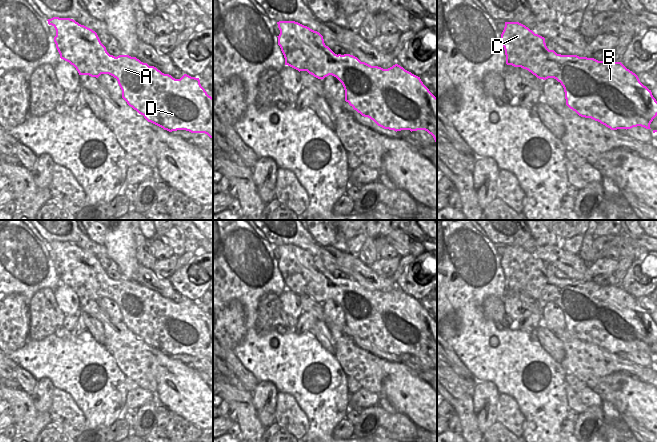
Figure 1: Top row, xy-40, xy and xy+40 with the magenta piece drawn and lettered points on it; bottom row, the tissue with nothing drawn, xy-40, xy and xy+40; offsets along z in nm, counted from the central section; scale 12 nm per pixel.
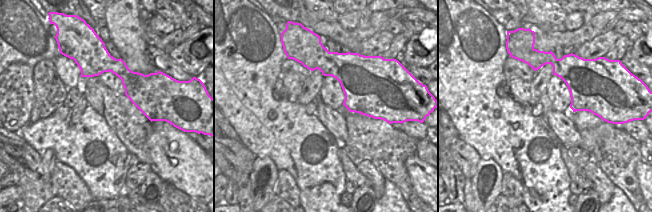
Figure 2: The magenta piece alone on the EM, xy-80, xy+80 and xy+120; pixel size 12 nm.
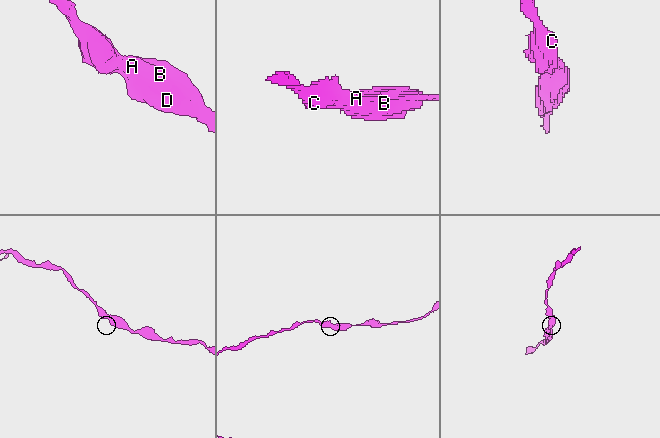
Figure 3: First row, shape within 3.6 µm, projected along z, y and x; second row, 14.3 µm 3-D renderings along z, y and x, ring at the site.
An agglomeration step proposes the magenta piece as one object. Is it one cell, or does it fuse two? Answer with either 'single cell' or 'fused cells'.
single cell

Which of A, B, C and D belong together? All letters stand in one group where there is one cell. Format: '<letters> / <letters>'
A B C D

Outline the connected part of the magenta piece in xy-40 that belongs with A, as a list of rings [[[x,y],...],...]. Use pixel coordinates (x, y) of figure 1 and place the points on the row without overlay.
[[[53,241],[47,245],[56,254],[54,266],[60,282],[73,289],[79,299],[89,299],[98,302],[101,298],[109,298],[117,303],[122,314],[122,322],[130,331],[143,339],[148,346],[169,356],[186,354],[191,357],[205,357],[213,363],[213,322],[201,310],[199,302],[184,298],[180,303],[175,303],[169,298],[162,297],[156,291],[141,286],[136,281],[129,279],[115,281],[110,279],[95,255],[73,243]]]

